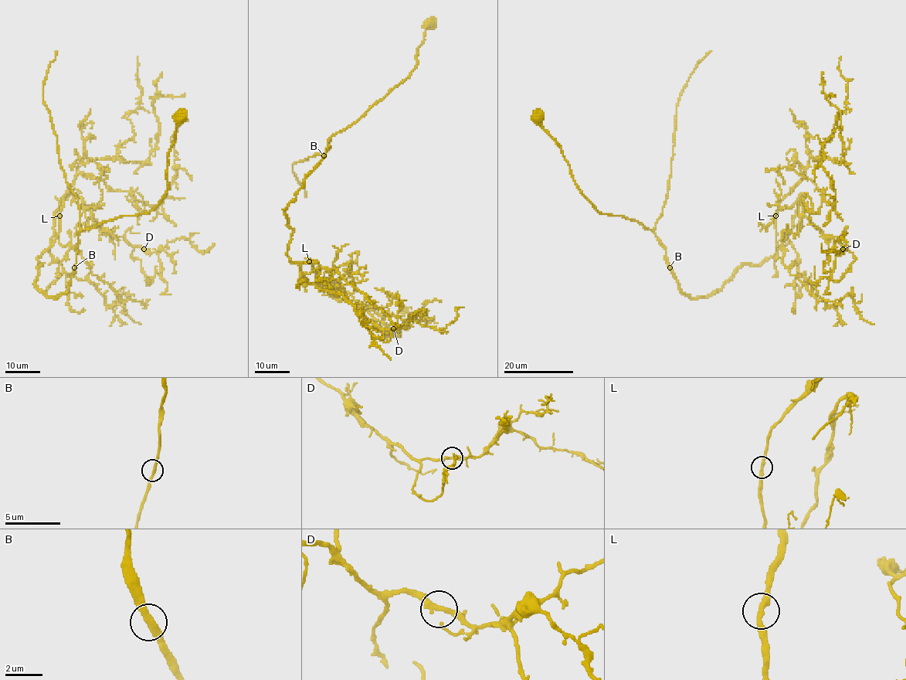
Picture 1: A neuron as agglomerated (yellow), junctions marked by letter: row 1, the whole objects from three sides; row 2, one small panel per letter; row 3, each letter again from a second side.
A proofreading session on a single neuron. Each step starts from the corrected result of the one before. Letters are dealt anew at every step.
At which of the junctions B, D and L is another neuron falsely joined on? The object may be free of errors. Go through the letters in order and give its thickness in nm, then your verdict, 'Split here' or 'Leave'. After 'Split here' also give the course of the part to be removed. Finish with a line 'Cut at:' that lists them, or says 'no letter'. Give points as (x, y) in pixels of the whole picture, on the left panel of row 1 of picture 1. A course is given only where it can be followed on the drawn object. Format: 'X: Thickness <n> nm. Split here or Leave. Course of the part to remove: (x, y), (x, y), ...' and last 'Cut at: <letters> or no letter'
B: Thickness 280 nm. Leave
D: Thickness 280 nm. Leave
L: Thickness 280 nm. Leave
Cut at: no letter

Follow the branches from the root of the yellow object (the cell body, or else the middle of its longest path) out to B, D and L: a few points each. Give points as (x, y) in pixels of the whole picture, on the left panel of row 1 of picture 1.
B: (178, 116), (174, 141), (167, 155), (168, 188), (164, 195), (147, 212), (120, 215), (82, 229), (74, 267)
D: (178, 116), (162, 199), (82, 229), (56, 298), (35, 284), (69, 194), (144, 249)
L: (178, 116), (164, 195), (147, 212), (82, 229), (69, 288), (55, 298), (35, 281), (59, 215)

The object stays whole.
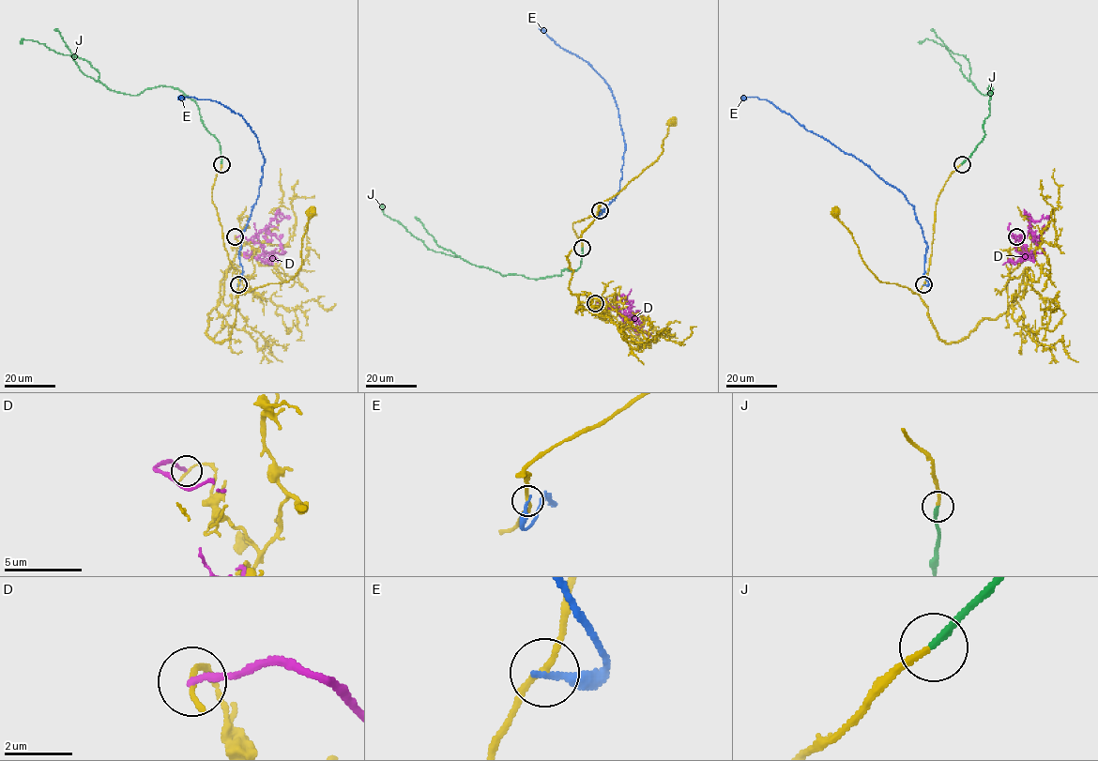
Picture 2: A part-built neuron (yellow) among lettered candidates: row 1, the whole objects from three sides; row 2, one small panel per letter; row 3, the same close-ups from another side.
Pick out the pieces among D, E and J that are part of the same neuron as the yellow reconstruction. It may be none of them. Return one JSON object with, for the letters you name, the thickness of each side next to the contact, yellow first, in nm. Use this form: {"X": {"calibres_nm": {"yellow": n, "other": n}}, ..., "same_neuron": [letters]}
{"J": {"calibres_nm": {"yellow": 190, "other": 240}}, "same_neuron": ["J"]}

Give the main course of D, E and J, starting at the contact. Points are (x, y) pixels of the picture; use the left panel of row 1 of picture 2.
D: (235, 237), (249, 239), (255, 235), (261, 248), (269, 252), (266, 255), (263, 254), (286, 251)
E: (238, 284), (242, 232), (261, 183), (264, 159), (257, 139), (241, 115), (226, 106), (193, 97), (178, 98)
J: (221, 164), (220, 143), (178, 88), (111, 90), (87, 62), (20, 42)

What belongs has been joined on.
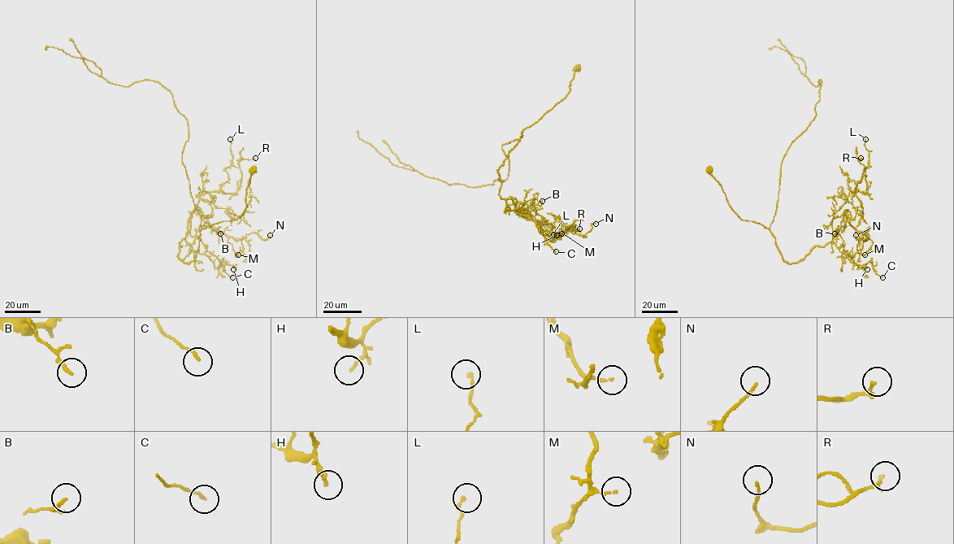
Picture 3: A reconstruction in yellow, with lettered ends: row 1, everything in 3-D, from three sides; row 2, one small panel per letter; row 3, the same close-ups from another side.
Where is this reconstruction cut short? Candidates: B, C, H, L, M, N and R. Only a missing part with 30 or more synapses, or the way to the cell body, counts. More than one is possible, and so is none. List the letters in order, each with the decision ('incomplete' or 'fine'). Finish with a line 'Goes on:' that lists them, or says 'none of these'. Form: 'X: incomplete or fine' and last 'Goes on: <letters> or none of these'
B: fine
C: fine
H: fine
L: fine
M: fine
N: fine
R: fine
Goes on: none of these

